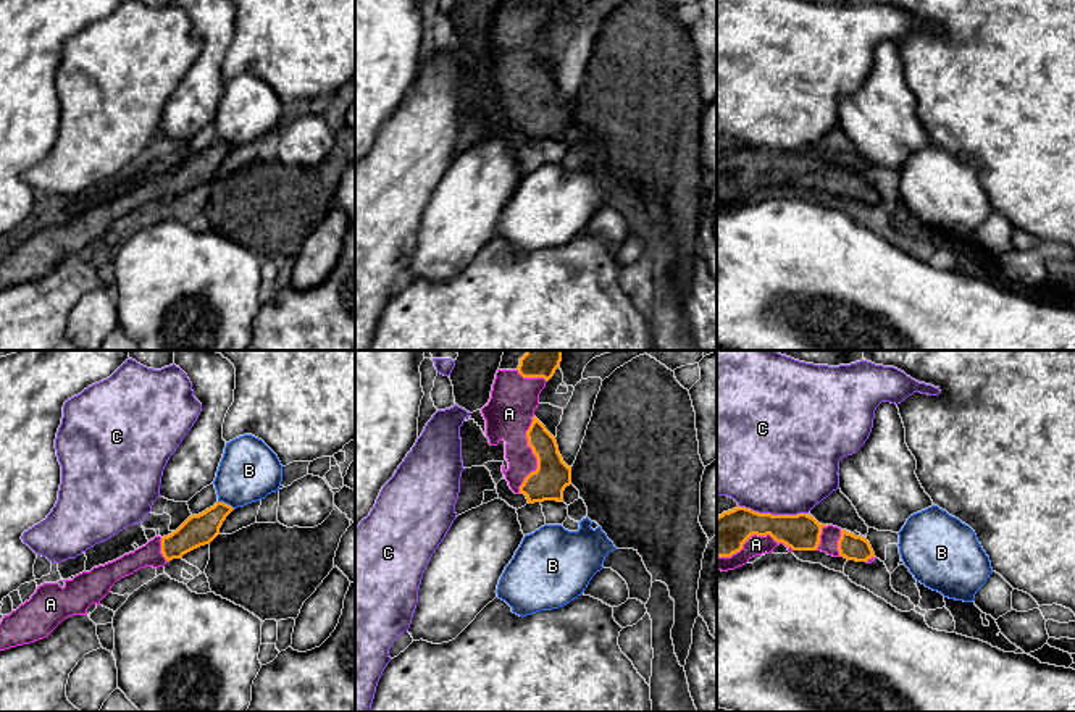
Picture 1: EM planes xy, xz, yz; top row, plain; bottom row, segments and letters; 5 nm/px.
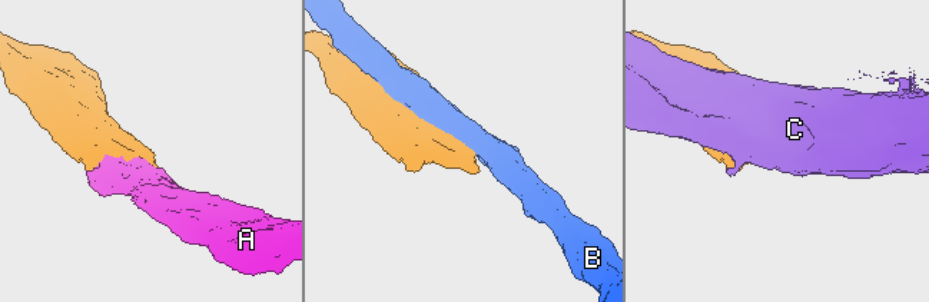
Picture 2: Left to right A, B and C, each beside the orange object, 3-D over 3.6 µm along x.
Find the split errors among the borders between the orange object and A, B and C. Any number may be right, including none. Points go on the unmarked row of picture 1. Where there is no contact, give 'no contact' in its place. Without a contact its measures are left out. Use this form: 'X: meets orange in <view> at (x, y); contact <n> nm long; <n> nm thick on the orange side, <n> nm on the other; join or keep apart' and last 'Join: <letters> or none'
A: meets orange in xz at (533, 91); contact 400 nm long; 180 nm thick on the orange side, 240 nm on the other; join
B: meets orange in xy at (226, 142); contact 90 nm long; 160 nm thick on the orange side, 300 nm on the other; keep apart
C: meets orange in yz at (770, 152); contact 340 nm long; 200 nm thick on the orange side, 500 nm on the other; keep apart
Join: A

